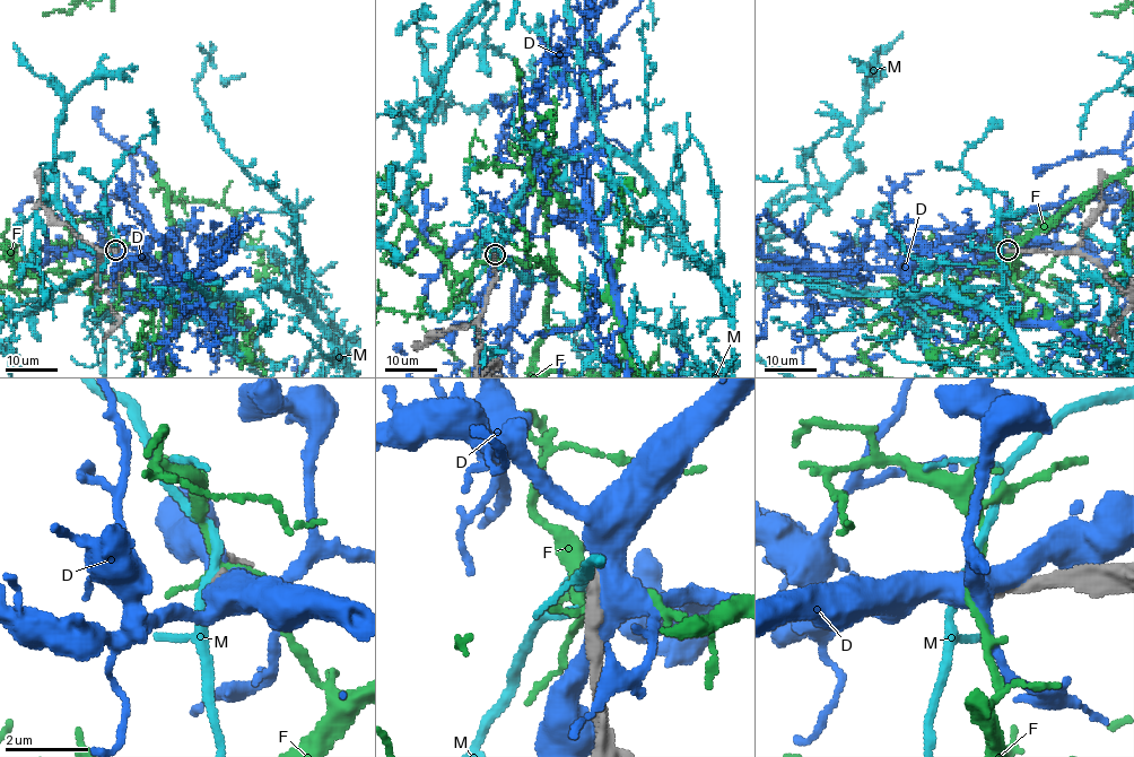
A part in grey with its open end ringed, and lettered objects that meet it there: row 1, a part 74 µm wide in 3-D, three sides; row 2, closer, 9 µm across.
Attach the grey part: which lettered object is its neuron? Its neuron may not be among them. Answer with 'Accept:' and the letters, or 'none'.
Accept: none

